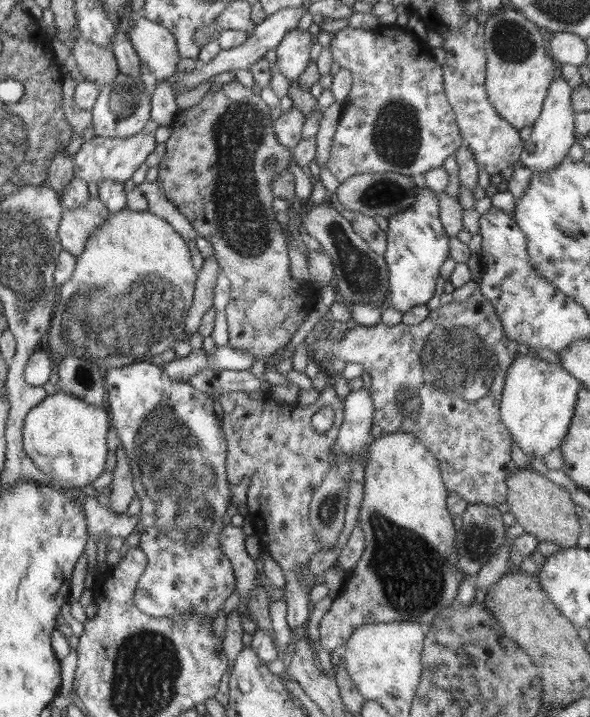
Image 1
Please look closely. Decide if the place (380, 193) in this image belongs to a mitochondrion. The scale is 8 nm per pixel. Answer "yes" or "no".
yes

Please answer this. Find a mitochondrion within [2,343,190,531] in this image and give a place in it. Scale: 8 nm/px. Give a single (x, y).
(83, 374)

